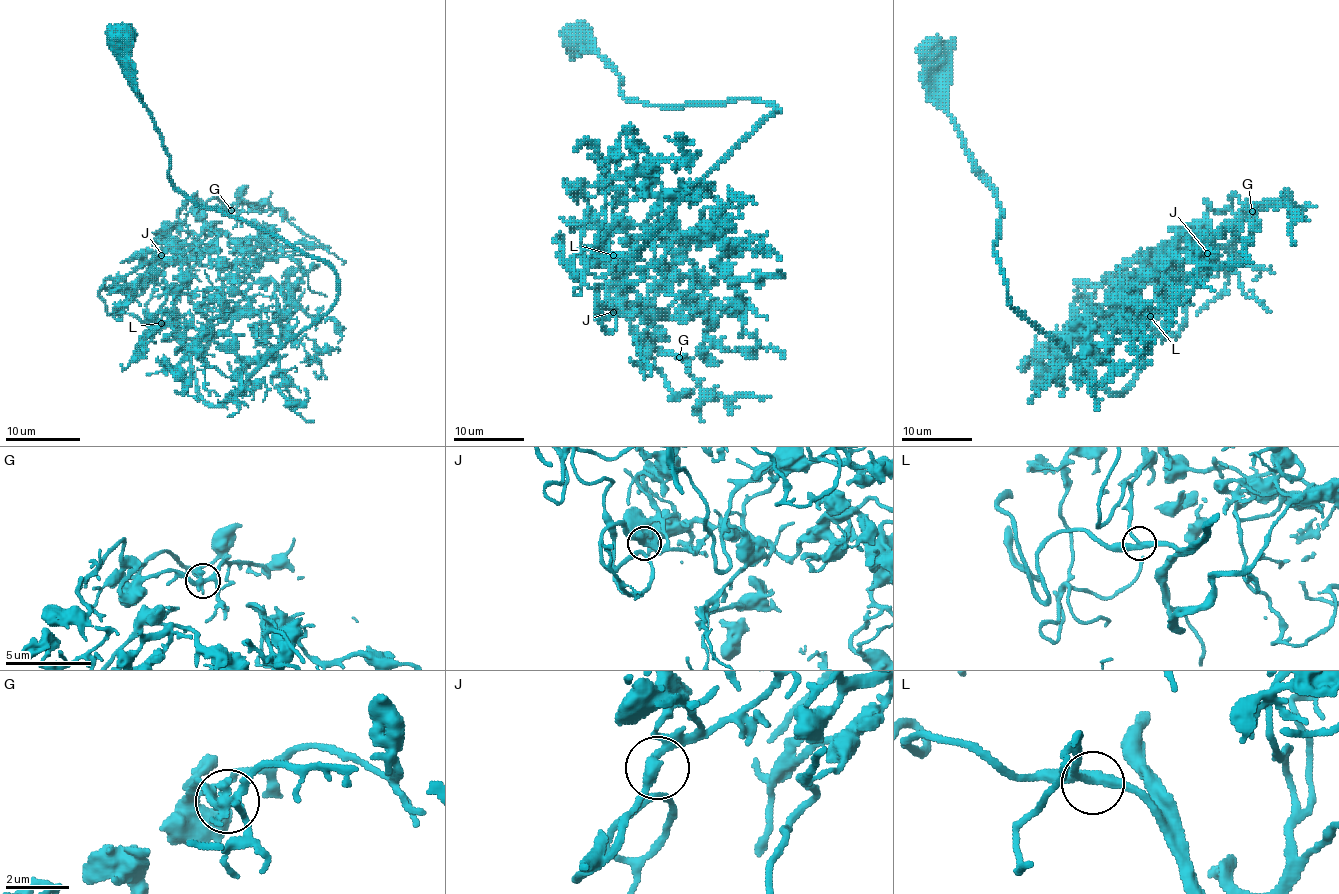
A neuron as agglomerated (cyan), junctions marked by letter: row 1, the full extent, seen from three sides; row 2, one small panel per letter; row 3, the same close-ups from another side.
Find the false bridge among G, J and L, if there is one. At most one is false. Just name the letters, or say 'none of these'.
none of these

